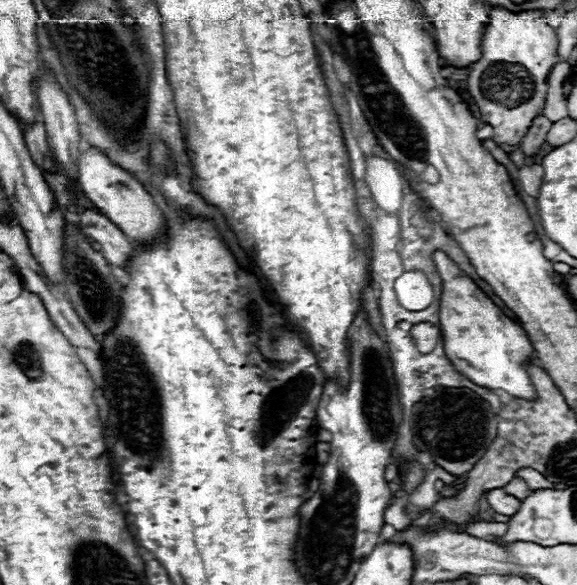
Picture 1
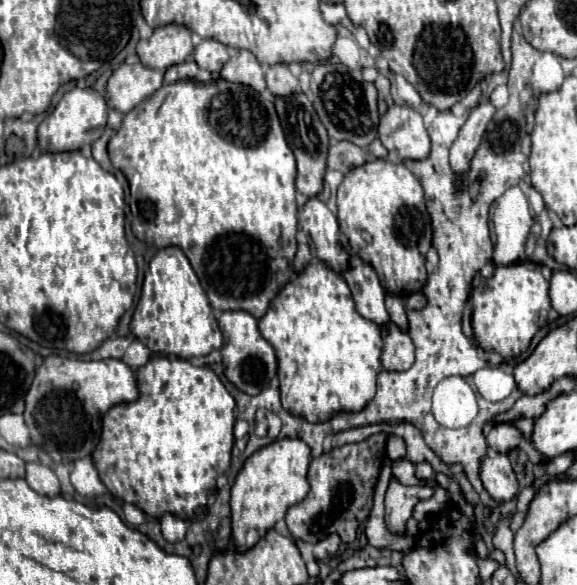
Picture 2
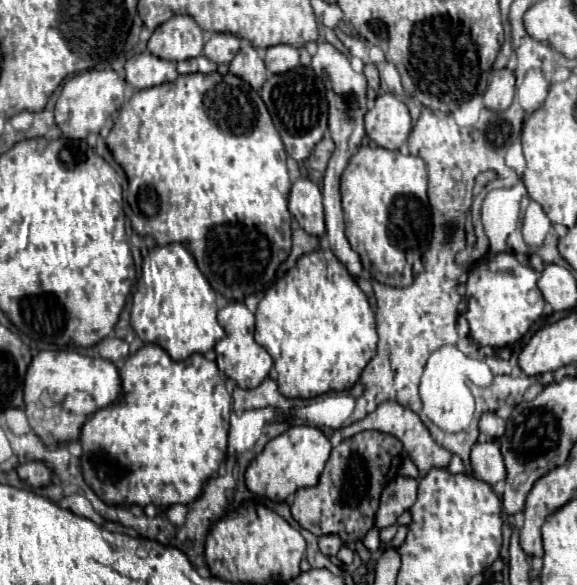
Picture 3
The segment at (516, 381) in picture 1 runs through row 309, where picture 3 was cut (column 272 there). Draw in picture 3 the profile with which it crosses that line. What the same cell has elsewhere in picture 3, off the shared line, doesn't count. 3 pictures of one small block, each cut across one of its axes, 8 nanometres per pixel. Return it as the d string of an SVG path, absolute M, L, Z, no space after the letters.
M290 426L284 434L276 436L266 444L260 456L256 456L246 470L246 486L258 496L268 496L270 500L286 500L298 488L314 486L328 462L332 444L330 438L316 426Z

